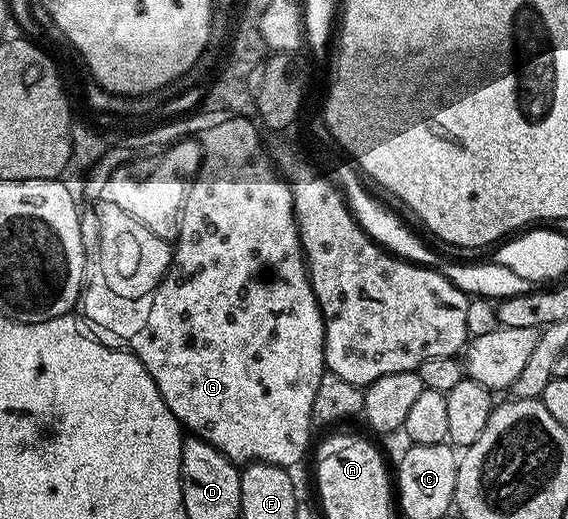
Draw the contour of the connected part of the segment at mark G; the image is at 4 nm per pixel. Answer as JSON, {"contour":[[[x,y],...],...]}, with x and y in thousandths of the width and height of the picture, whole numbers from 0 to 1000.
{"contour":[[[430,220],[396,225],[391,237],[375,237],[356,260],[350,274],[357,293],[354,324],[340,339],[327,370],[326,391],[319,397],[319,420],[312,441],[303,499],[283,545],[254,576],[241,576],[238,588],[220,588],[224,595],[199,595],[195,584],[167,584],[167,576],[141,576],[139,599],[148,611],[160,611],[171,626],[165,653],[181,665],[204,669],[208,676],[227,676],[266,719],[294,788],[317,811],[320,825],[335,840],[379,857],[410,892],[482,892],[504,904],[516,898],[537,877],[544,861],[544,830],[553,829],[548,780],[555,780],[555,757],[562,734],[576,719],[572,703],[572,620],[544,539],[544,518],[537,505],[537,486],[530,480],[530,453],[523,445],[523,420],[516,408],[516,374],[507,353],[477,312],[477,299],[460,277],[454,239],[431,229]]]}

